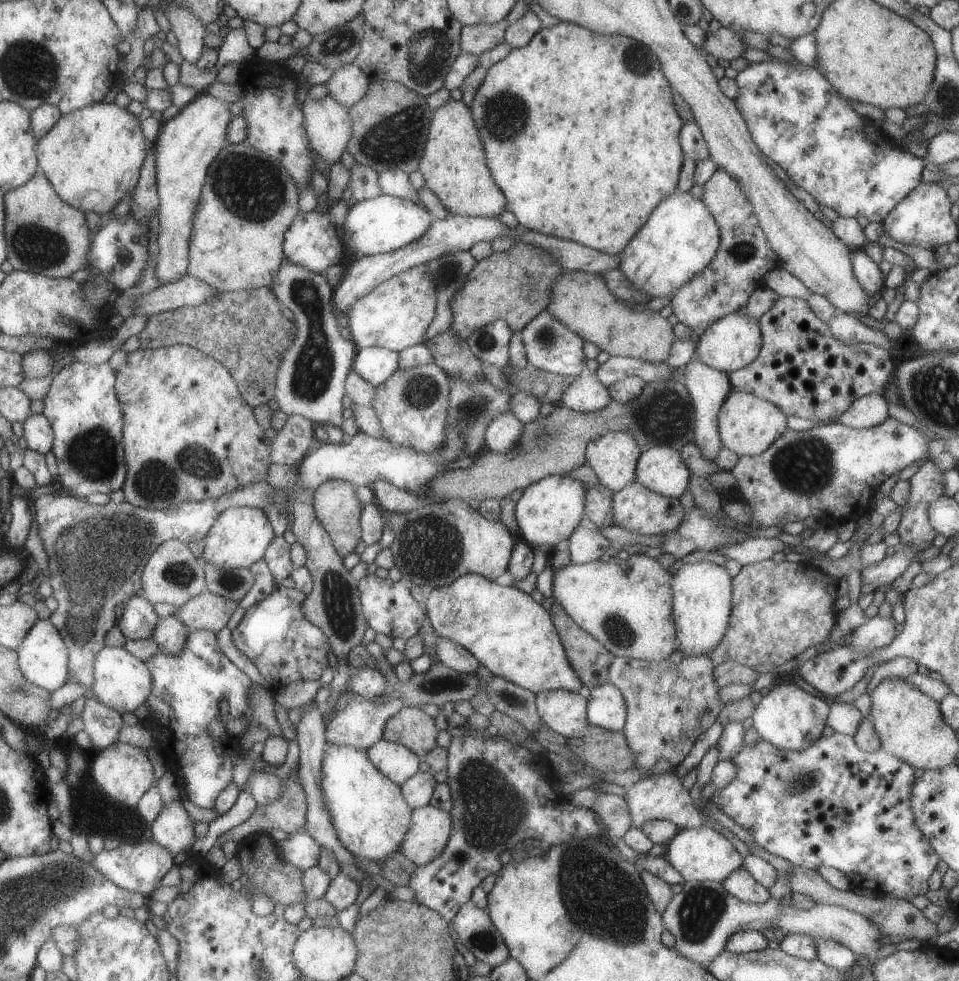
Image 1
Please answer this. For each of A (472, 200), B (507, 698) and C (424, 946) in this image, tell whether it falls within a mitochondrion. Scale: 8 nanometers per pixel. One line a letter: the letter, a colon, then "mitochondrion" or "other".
A: other
B: mitochondrion
C: other

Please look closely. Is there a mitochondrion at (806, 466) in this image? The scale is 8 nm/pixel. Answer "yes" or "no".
yes

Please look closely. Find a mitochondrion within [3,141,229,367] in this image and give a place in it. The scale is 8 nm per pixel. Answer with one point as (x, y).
(36, 247)

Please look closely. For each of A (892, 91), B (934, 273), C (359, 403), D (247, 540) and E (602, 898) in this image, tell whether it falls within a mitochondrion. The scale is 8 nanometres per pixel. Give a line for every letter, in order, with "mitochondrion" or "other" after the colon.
A: other
B: other
C: other
D: other
E: mitochondrion

